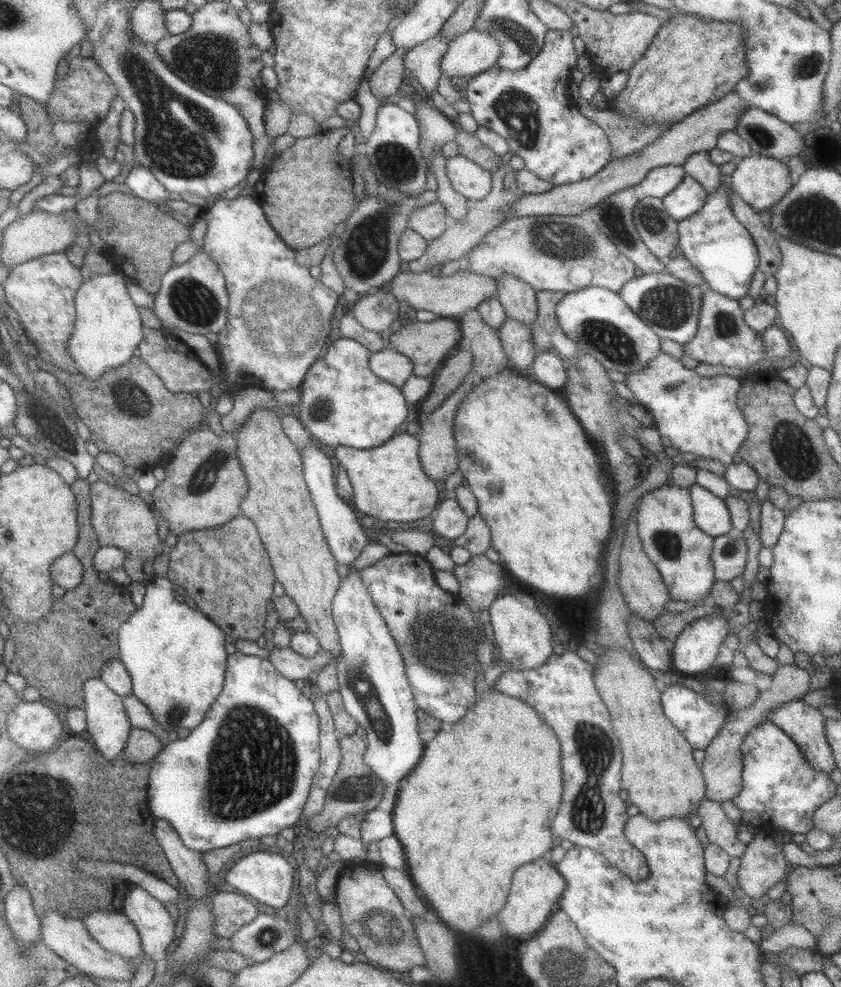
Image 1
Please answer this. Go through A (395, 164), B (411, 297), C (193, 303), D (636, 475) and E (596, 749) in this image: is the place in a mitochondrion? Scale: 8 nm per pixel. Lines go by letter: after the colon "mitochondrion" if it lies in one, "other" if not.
A: mitochondrion
B: other
C: mitochondrion
D: other
E: mitochondrion

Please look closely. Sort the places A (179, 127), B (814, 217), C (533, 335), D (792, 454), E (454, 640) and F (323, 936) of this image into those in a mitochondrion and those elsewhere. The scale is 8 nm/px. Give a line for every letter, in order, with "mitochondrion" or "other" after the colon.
A: mitochondrion
B: mitochondrion
C: other
D: mitochondrion
E: mitochondrion
F: other

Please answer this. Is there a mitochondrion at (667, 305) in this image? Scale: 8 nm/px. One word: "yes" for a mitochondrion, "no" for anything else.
yes

